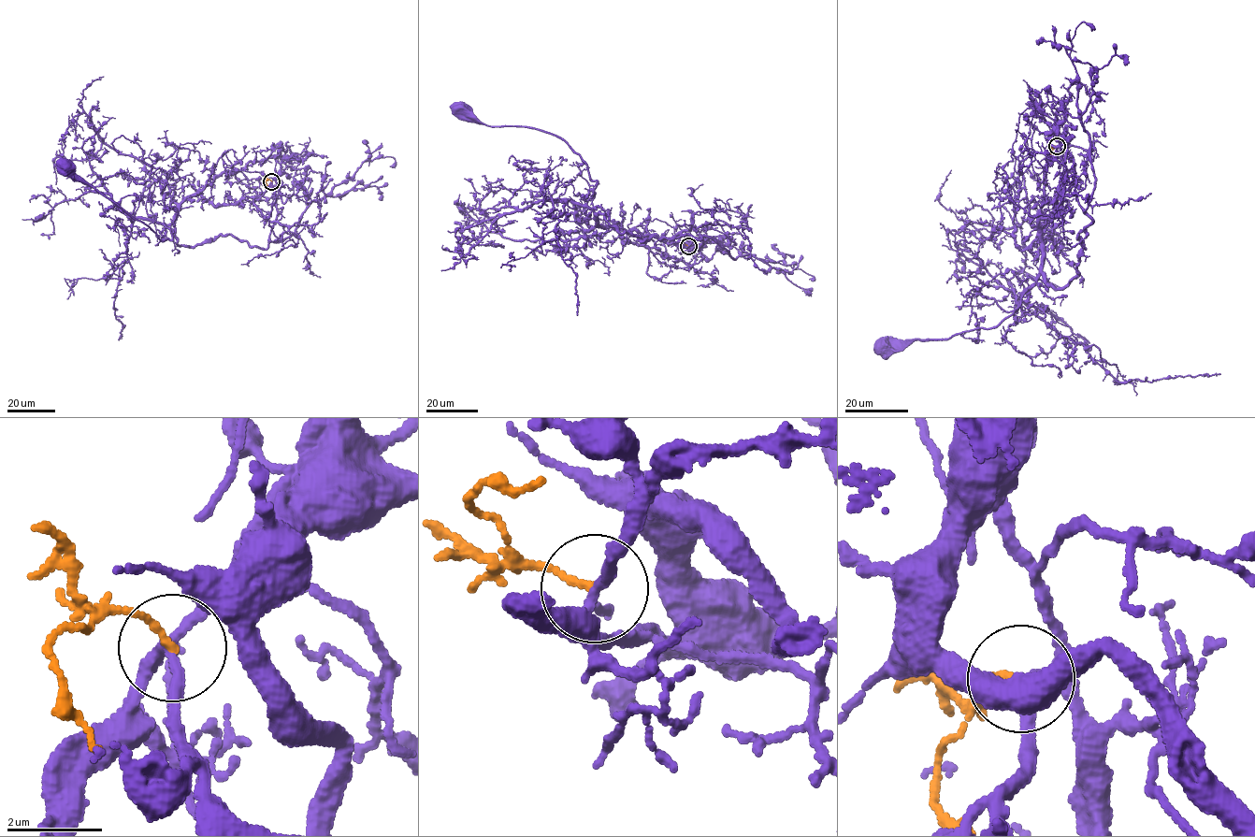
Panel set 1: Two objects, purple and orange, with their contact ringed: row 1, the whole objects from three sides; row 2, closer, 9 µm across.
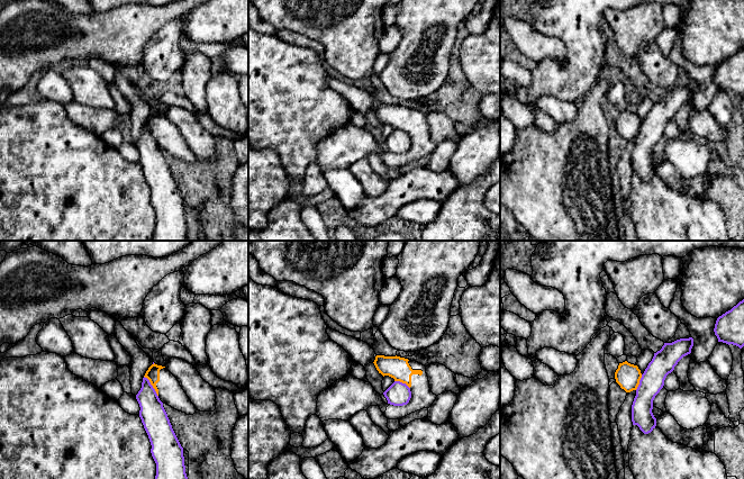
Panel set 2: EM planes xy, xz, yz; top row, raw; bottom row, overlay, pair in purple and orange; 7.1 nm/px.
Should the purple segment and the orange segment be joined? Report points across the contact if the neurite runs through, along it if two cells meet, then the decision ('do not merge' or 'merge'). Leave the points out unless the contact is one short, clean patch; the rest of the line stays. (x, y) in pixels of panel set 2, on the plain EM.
border along xy (144, 124), (157, 144); do not merge

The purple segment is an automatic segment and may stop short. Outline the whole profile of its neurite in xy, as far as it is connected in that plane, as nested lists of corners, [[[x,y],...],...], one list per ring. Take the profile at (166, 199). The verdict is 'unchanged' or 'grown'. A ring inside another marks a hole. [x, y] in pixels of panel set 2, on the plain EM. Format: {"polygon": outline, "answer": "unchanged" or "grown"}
{"polygon": [[[147,126],[136,143],[139,165],[148,183],[151,201],[156,211],[156,224],[152,241],[185,241],[183,196],[181,195],[155,137]]], "answer": "unchanged"}

